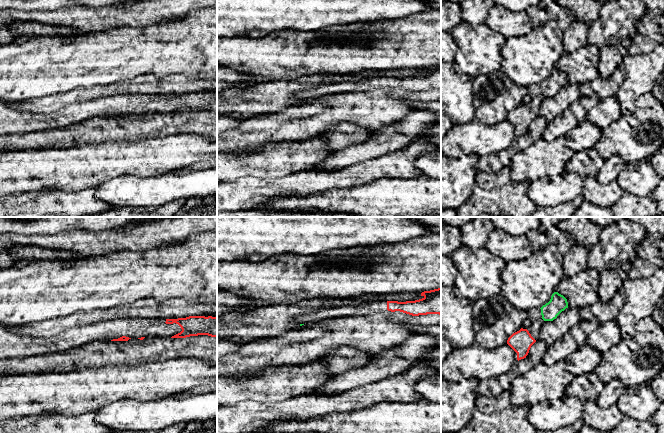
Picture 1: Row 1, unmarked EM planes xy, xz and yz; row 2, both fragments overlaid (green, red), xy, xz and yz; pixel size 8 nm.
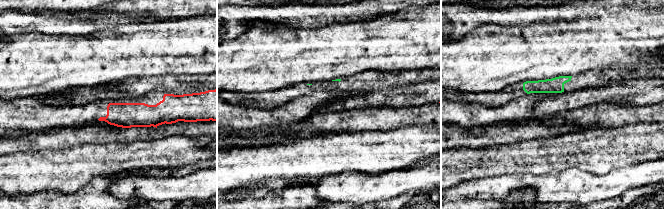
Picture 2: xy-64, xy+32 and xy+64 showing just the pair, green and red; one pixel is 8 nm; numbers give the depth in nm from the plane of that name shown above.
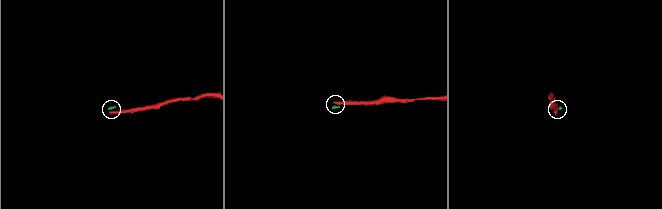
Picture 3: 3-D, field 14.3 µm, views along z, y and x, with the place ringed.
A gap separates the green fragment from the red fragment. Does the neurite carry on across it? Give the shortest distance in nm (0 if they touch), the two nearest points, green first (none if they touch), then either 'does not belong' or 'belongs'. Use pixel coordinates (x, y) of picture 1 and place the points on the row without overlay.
gap 150 nm; span yz (542, 94), (528, 107); does not belong

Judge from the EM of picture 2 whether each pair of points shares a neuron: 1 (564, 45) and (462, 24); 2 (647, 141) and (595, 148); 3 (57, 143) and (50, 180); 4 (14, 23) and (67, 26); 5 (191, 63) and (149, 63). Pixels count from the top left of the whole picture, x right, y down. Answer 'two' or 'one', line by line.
1: two
2: one
3: two
4: one
5: one

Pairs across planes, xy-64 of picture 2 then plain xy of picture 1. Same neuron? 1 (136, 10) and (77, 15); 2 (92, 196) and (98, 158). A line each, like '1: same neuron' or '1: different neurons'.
1: same neuron
2: different neurons

